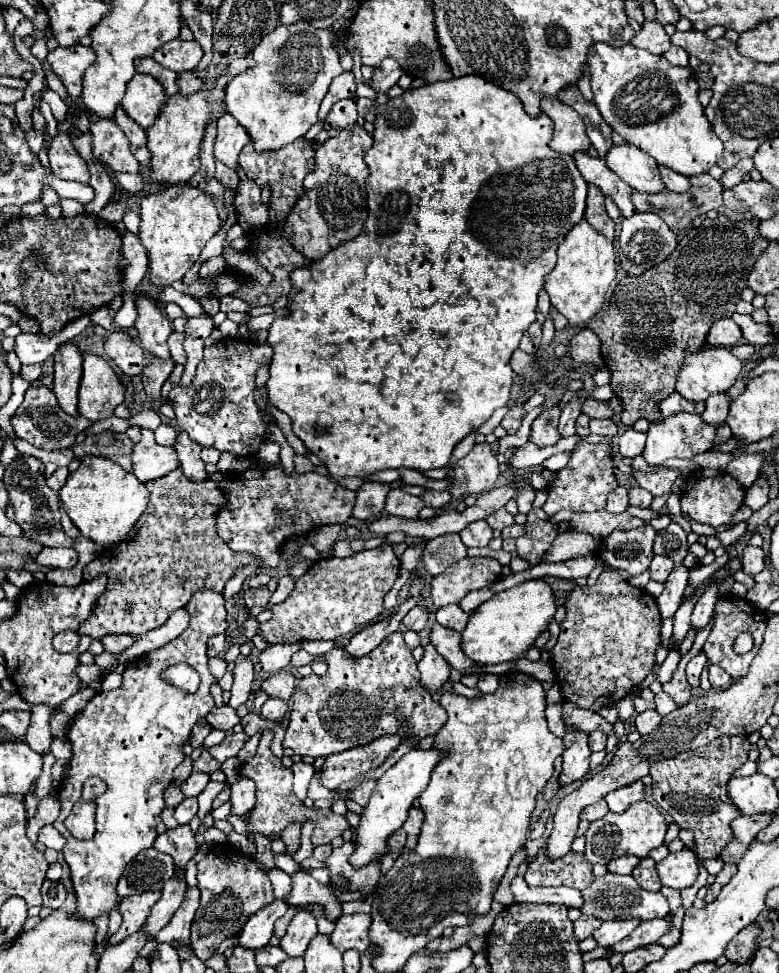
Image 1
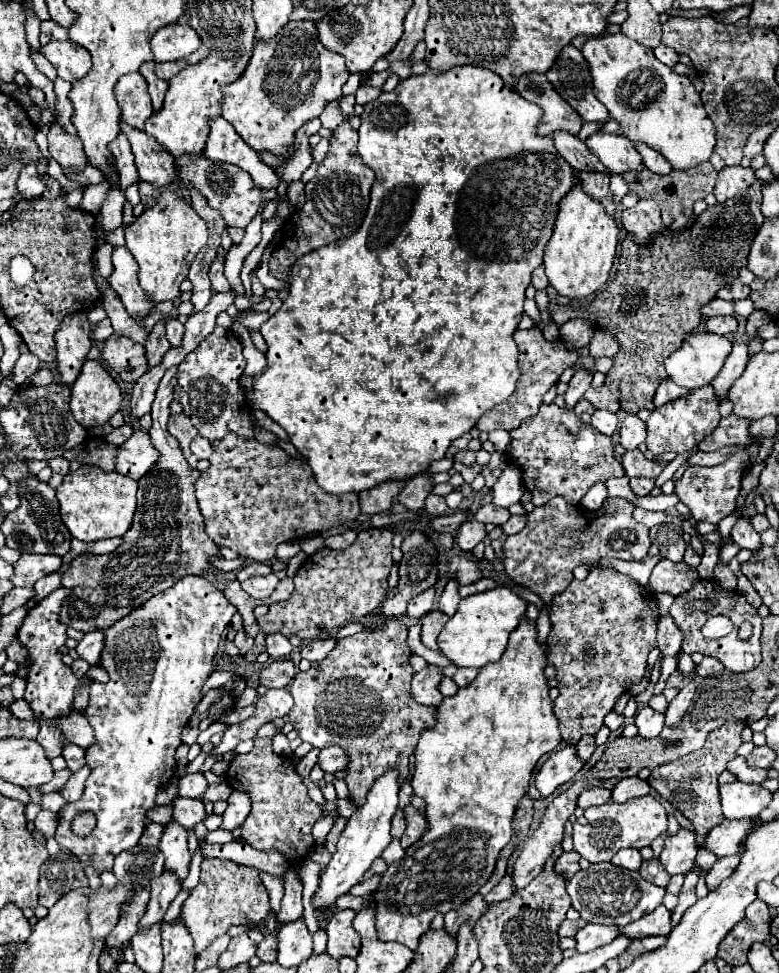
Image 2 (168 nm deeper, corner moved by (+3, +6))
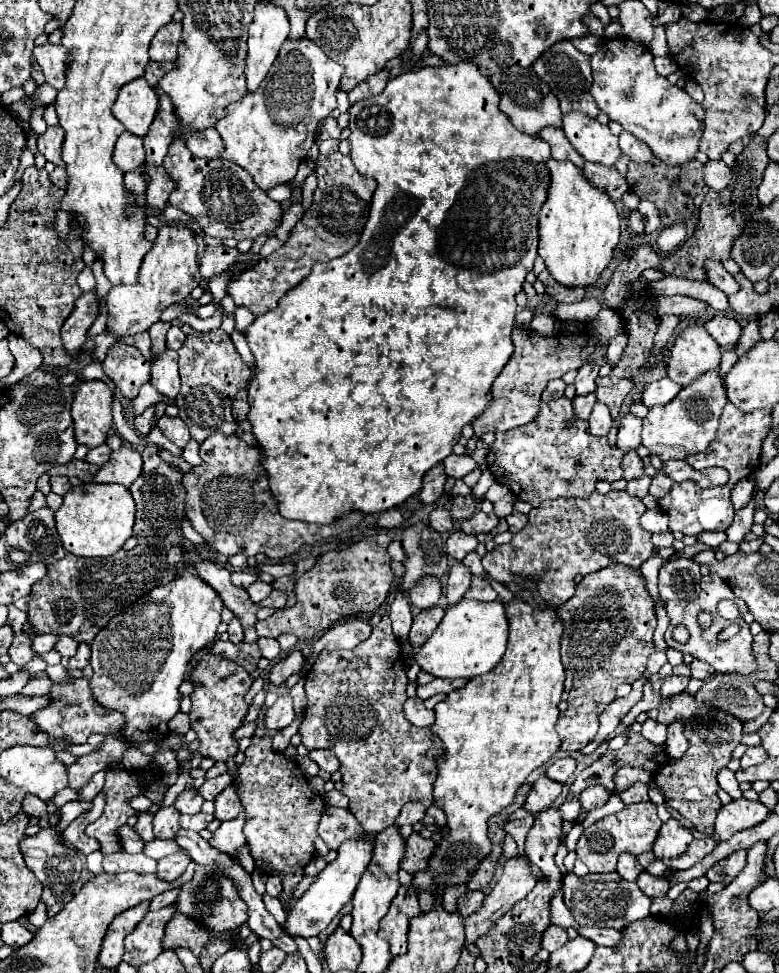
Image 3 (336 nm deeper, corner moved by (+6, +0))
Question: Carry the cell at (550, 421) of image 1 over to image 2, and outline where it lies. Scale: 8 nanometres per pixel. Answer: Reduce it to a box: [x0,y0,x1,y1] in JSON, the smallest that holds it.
[507,396,625,506]

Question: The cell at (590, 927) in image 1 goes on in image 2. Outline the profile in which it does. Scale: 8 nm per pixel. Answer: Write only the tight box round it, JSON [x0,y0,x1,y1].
[559,920,587,936]

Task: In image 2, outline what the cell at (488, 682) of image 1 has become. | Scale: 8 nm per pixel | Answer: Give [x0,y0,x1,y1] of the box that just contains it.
[453,668,479,686]

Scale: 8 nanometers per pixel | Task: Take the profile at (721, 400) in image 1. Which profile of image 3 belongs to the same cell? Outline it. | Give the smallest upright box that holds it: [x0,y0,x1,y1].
[736,320,760,356]

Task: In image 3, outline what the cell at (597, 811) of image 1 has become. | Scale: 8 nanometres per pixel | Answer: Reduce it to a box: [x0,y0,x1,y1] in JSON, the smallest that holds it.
[580,786,610,810]

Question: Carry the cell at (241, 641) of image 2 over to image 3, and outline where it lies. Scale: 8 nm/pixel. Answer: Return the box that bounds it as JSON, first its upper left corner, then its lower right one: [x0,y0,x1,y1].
[228,618,244,644]

